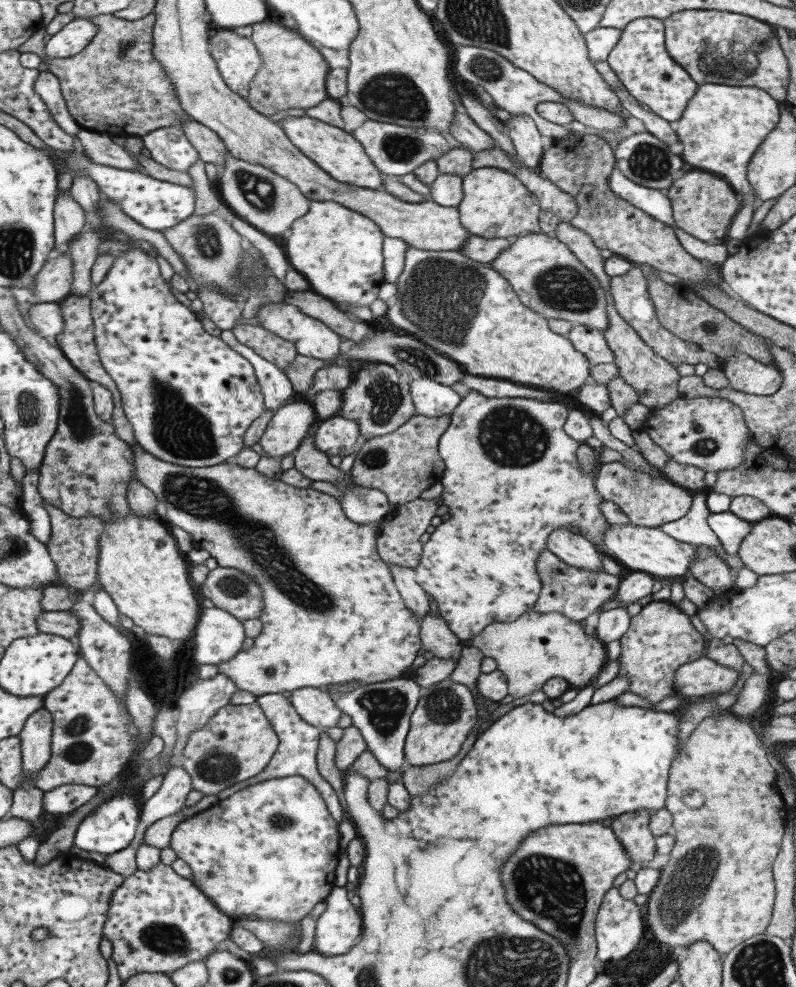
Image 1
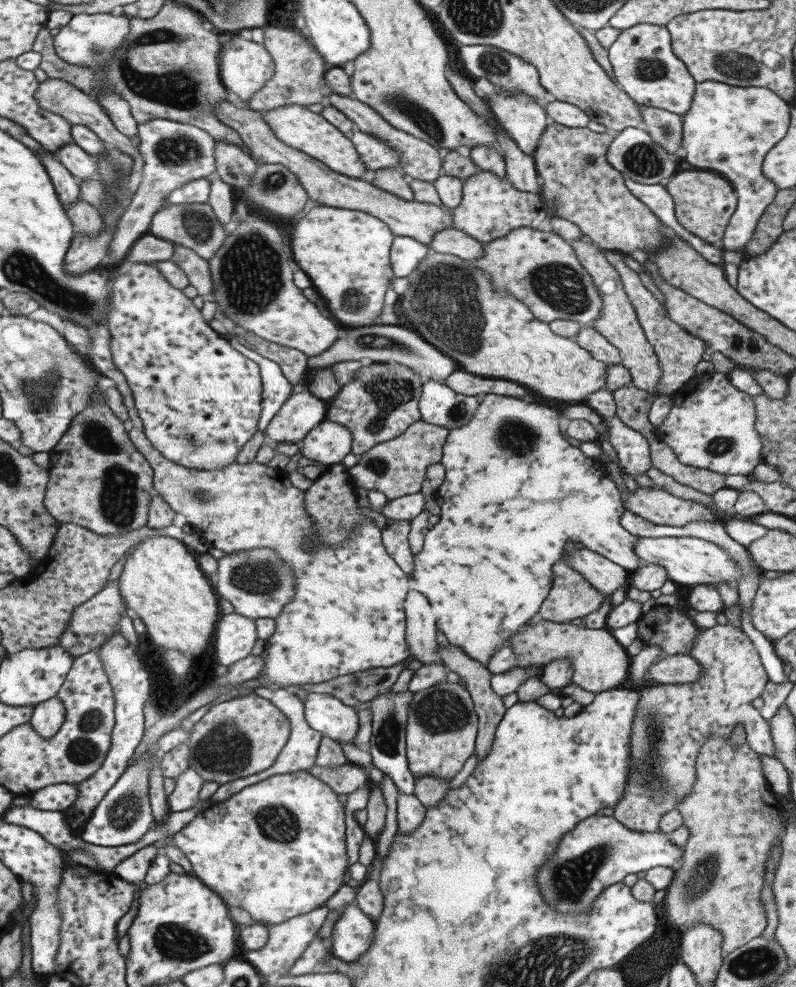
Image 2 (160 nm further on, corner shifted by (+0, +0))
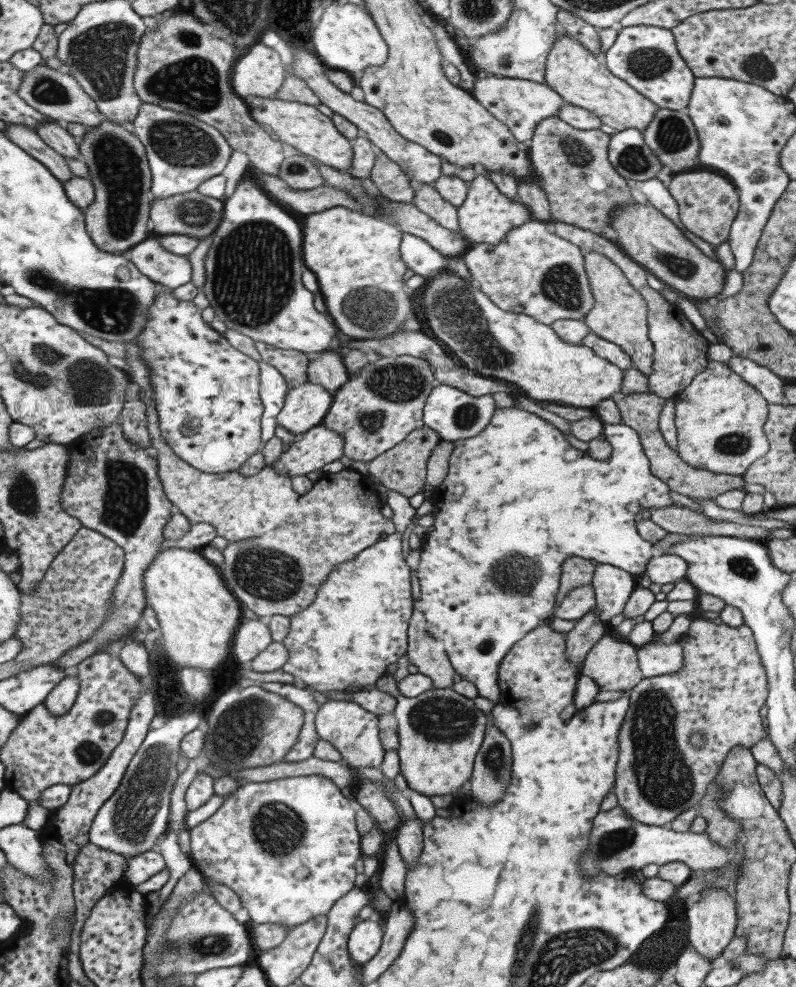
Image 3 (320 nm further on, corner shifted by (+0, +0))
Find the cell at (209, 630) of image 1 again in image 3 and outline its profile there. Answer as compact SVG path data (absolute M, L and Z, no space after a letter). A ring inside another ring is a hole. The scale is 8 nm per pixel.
M243 618L233 642L233 656L235 656L237 664L240 664L253 662L261 652L267 650L274 643L274 639L265 619Z

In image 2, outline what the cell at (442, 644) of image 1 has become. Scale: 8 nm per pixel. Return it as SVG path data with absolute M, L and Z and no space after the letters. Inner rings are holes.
M449 644L447 649L440 649L443 660L453 673L461 676L467 684L469 692L472 694L476 704L476 711L480 716L480 734L476 740L476 758L478 764L490 755L493 750L497 729L505 716L505 706L503 706L503 698L497 694L492 687L492 676L494 675L486 665L477 660L473 660L462 648Z

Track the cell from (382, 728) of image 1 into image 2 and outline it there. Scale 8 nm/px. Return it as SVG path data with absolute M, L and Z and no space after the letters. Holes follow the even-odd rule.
M390 690L376 696L367 706L371 708L373 734L368 750L372 755L373 765L383 774L389 774L395 780L400 792L416 794L416 777L411 773L407 756L406 730L410 708L415 692L406 690L403 693L392 693Z

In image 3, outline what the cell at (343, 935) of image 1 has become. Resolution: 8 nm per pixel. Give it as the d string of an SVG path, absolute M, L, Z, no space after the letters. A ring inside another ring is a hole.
M375 917L361 921L349 939L352 959L360 964L368 963L380 954L384 944L385 928Z

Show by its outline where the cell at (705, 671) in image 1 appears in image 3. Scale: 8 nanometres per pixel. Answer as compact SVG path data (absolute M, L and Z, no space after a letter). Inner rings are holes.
M653 641L636 648L636 661L642 678L669 674L681 668L681 646Z

